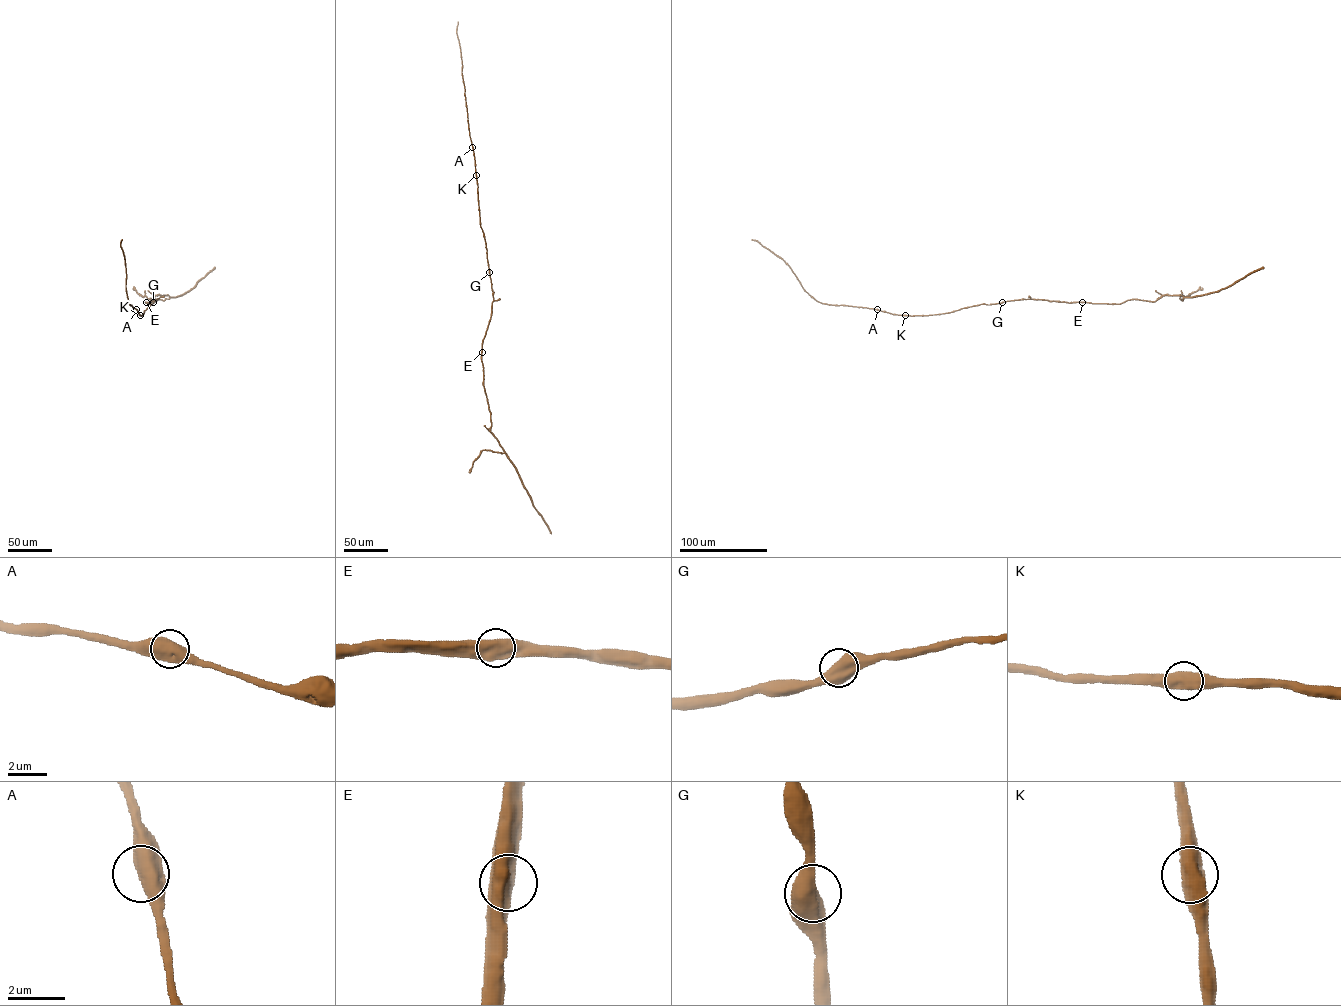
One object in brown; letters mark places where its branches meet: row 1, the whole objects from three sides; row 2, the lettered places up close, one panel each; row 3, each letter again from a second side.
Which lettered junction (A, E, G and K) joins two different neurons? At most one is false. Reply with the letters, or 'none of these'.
none of these

